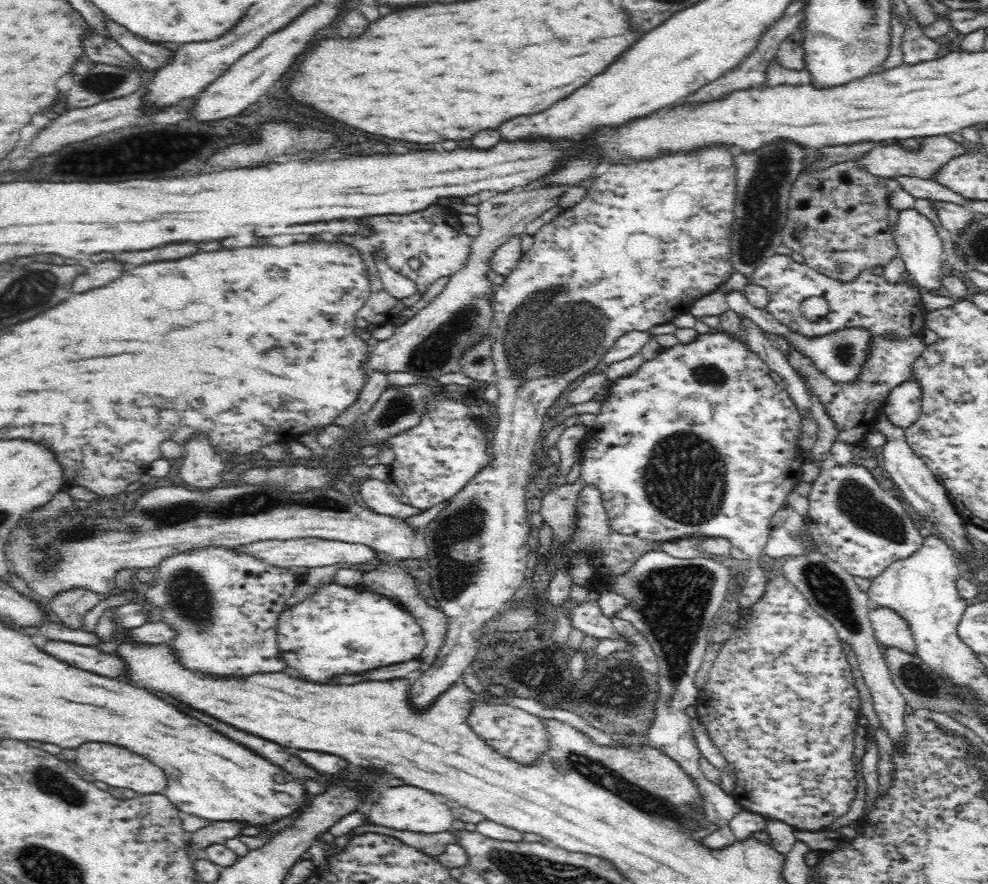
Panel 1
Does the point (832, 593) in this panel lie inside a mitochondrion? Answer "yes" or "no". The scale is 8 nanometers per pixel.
yes

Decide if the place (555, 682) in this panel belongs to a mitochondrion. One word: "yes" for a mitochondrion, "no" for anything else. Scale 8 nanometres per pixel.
yes

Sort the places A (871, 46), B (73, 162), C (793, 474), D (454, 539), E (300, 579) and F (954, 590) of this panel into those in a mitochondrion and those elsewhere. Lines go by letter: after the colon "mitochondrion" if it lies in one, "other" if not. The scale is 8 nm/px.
A: mitochondrion
B: other
C: other
D: mitochondrion
E: other
F: other

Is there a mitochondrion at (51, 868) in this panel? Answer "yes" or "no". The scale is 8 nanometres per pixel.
yes

